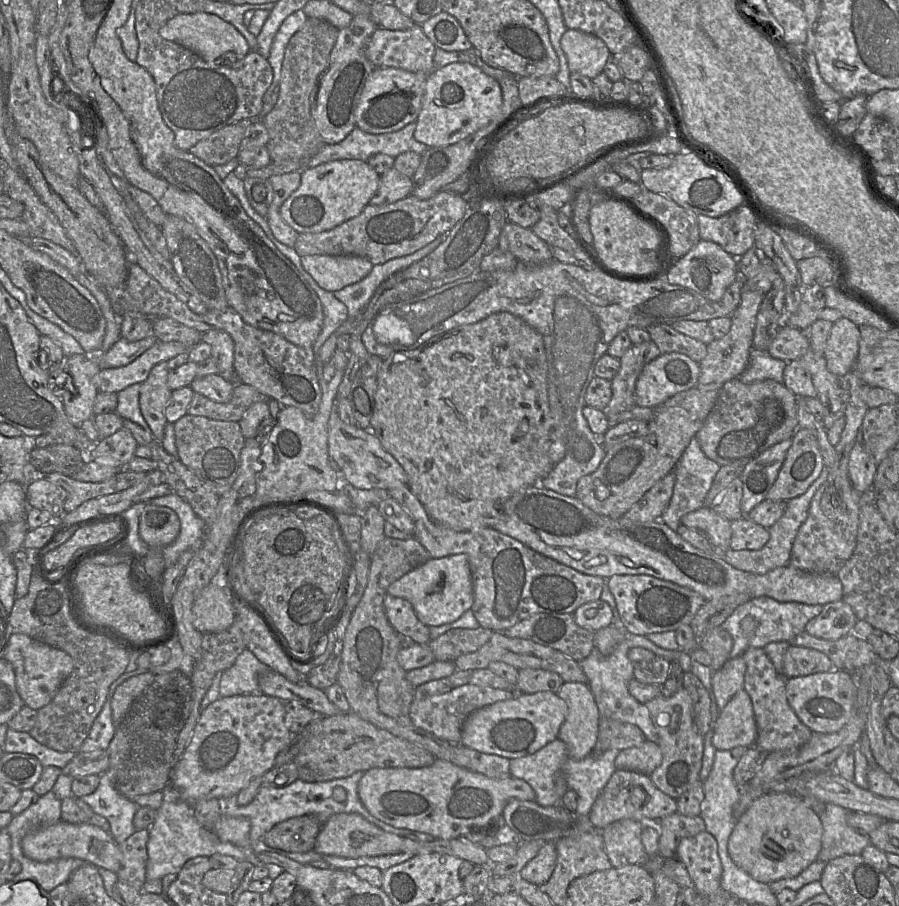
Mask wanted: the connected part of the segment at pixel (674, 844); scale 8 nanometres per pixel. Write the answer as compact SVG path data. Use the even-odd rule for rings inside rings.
M678 812L662 818L657 823L660 833L658 855L671 859L676 857L679 842L706 831L701 816L685 816Z

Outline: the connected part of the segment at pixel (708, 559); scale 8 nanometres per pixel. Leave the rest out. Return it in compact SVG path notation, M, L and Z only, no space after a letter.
M540 485L523 488L510 497L498 517L493 518L492 528L584 574L600 576L604 579L613 575L651 575L689 588L700 594L706 602L727 595L748 593L753 598L768 596L779 602L823 606L842 600L843 597L842 583L836 574L803 571L790 564L763 574L741 571L729 565L723 558L695 548L660 520L635 522L624 517L604 516L585 506L576 497L565 496Z

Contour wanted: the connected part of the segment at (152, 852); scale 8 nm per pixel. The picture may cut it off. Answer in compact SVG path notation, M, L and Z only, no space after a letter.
M168 783L162 790L163 802L157 810L156 818L149 827L147 843L148 860L146 865L146 880L162 879L168 874L178 874L183 865L197 856L210 857L222 854L235 858L238 862L248 861L254 866L263 865L256 858L253 849L239 848L232 843L221 841L212 831L199 824L192 806L179 799L179 793Z

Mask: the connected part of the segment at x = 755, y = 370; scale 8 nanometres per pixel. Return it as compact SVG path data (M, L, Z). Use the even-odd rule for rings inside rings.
M751 347L750 363L738 379L746 384L766 379L784 383L784 371L788 362L772 357L768 352Z

